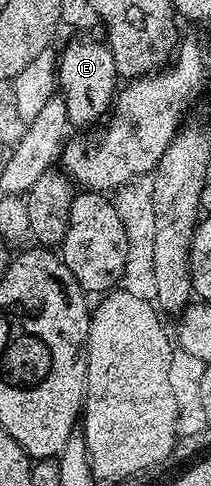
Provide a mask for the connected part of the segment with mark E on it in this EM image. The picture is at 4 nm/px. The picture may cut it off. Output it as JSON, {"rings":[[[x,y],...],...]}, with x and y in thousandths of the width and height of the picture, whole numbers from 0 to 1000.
{"rings":[[[370,78],[284,103],[270,121],[270,183],[313,206],[313,235],[332,243],[332,259],[351,263],[427,259],[464,249],[479,253],[517,237],[569,177],[521,97],[464,86]]]}

